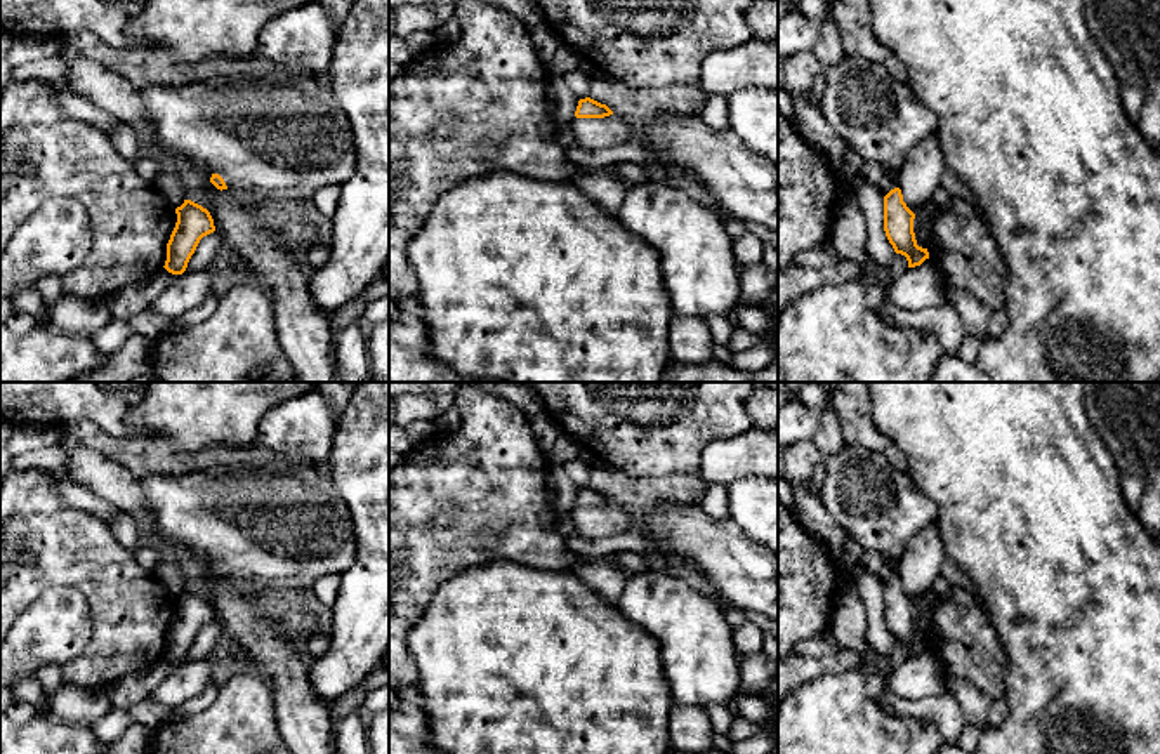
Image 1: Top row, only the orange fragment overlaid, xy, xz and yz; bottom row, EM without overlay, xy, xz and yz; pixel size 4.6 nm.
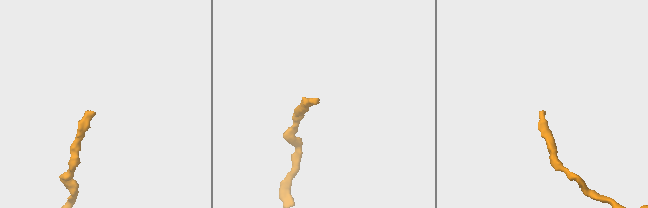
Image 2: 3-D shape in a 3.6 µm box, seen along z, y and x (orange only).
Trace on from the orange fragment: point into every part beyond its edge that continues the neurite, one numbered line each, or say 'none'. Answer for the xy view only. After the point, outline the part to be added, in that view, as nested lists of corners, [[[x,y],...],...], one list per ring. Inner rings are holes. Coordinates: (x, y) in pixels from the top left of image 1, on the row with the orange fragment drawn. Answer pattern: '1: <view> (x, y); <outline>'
1: xy (276, 134); [[[233,73],[184,85],[137,89],[161,146],[208,167],[233,193],[311,200],[325,186],[344,186],[356,172],[356,144],[349,118],[335,94],[323,90],[314,75]]]

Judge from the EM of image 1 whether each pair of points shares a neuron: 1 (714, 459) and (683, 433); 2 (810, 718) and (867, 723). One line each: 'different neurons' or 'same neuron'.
1: different neurons
2: same neuron

